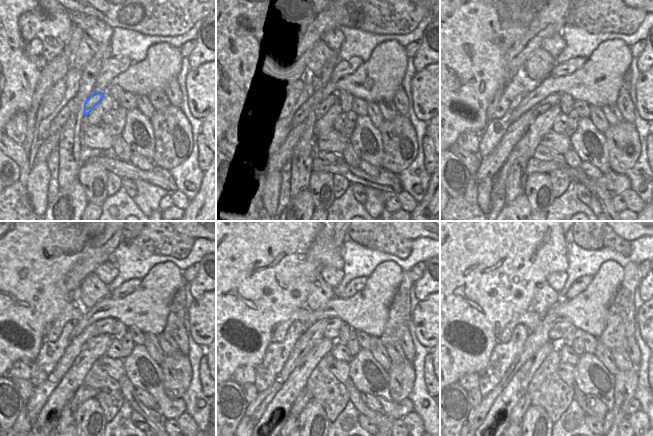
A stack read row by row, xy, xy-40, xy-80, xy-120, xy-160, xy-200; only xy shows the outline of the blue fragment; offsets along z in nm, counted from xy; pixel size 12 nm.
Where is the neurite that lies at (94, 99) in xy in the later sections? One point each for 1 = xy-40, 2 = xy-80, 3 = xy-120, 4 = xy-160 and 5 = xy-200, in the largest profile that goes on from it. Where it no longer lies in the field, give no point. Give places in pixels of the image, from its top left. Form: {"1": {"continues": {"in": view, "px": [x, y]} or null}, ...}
{"1": {"continues": {"in": "xy-40", "px": [324, 105]}}, "2": {"continues": {"in": "xy-80", "px": [553, 100]}}, "3": {"continues": {"in": "xy-120", "px": [105, 326]}}, "4": {"continues": {"in": "xy-160", "px": [332, 330]}}, "5": {"continues": {"in": "xy-200", "px": [562, 326]}}}

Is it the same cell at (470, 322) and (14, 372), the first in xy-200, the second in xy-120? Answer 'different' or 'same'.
different

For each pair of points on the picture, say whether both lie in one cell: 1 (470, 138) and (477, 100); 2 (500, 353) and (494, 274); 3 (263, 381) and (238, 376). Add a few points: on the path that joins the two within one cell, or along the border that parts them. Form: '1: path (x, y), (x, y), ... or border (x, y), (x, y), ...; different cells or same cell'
1: border (478, 133), (463, 131), (455, 143); different cells
2: border (498, 341), (487, 363); different cells
3: border (253, 368), (254, 383); different cells

